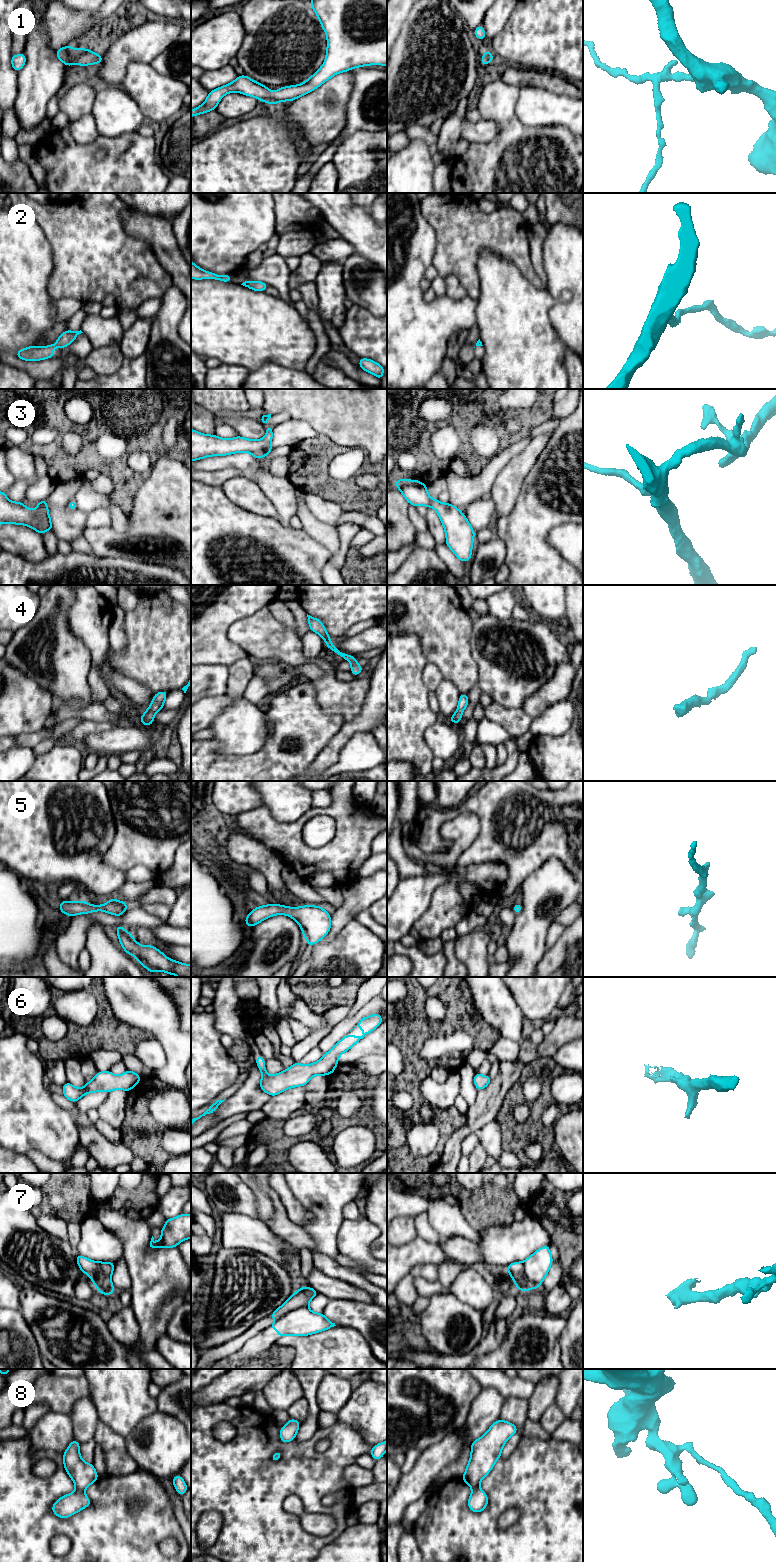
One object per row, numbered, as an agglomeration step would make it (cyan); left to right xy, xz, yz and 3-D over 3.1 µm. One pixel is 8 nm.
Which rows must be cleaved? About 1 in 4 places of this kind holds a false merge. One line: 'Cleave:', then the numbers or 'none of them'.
Cleave: 7

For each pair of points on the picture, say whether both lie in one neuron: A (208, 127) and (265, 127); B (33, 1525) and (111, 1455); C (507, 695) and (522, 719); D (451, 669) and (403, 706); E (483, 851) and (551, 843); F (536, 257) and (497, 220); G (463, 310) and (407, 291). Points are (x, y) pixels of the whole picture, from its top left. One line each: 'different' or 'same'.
A: different
B: different
C: different
D: different
E: same
F: different
G: same

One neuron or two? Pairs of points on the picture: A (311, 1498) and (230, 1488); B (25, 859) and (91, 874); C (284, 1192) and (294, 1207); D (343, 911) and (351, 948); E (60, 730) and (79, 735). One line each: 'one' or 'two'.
A: one
B: one
C: one
D: two
E: two

